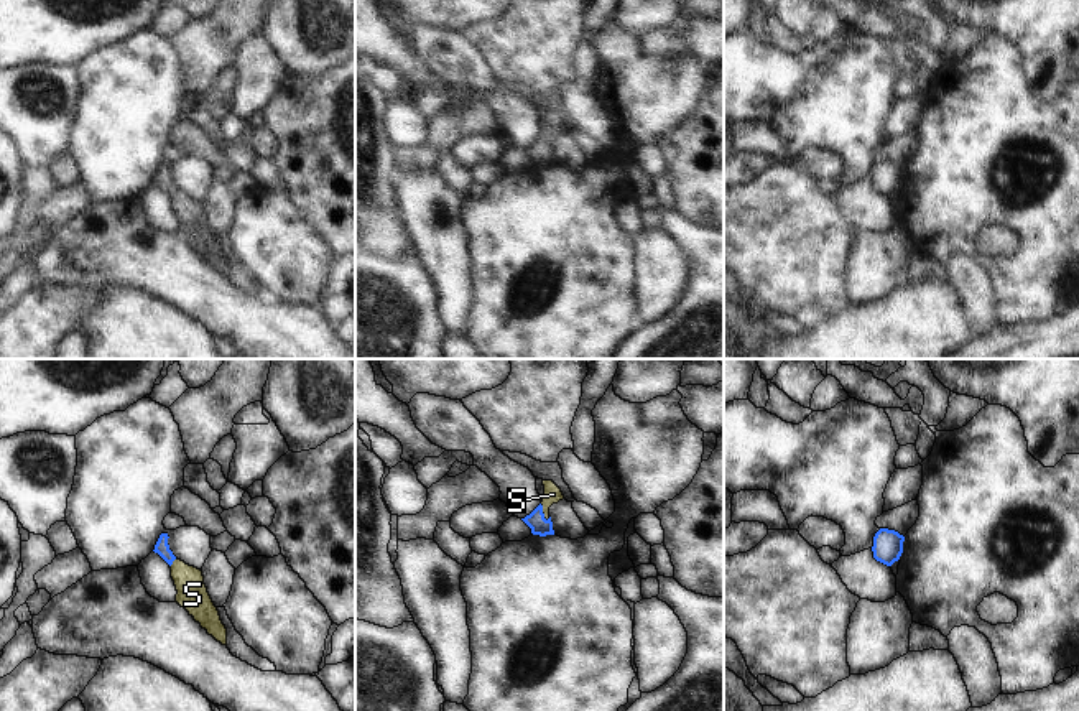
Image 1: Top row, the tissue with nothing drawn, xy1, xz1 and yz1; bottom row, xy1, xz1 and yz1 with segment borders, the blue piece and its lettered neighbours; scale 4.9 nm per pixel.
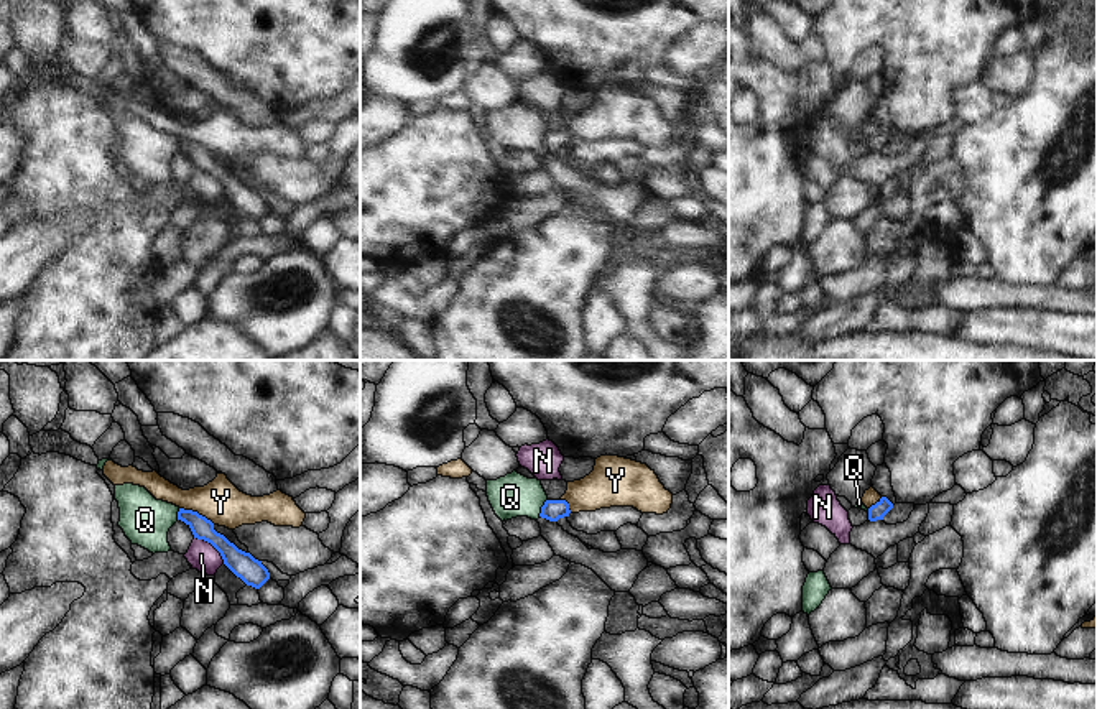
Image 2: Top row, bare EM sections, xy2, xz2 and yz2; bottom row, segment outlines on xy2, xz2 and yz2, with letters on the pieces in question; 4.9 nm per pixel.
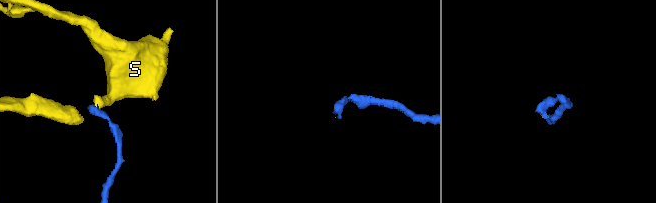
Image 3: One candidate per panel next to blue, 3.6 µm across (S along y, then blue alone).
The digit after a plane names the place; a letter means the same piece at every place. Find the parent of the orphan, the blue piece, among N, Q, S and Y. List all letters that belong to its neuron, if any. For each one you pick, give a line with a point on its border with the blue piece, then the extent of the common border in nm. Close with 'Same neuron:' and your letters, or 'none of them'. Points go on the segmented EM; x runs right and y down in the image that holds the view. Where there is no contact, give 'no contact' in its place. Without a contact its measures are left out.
S: meets blue in xz1 at (541, 512); contact 90 nm long
Same neuron: S

